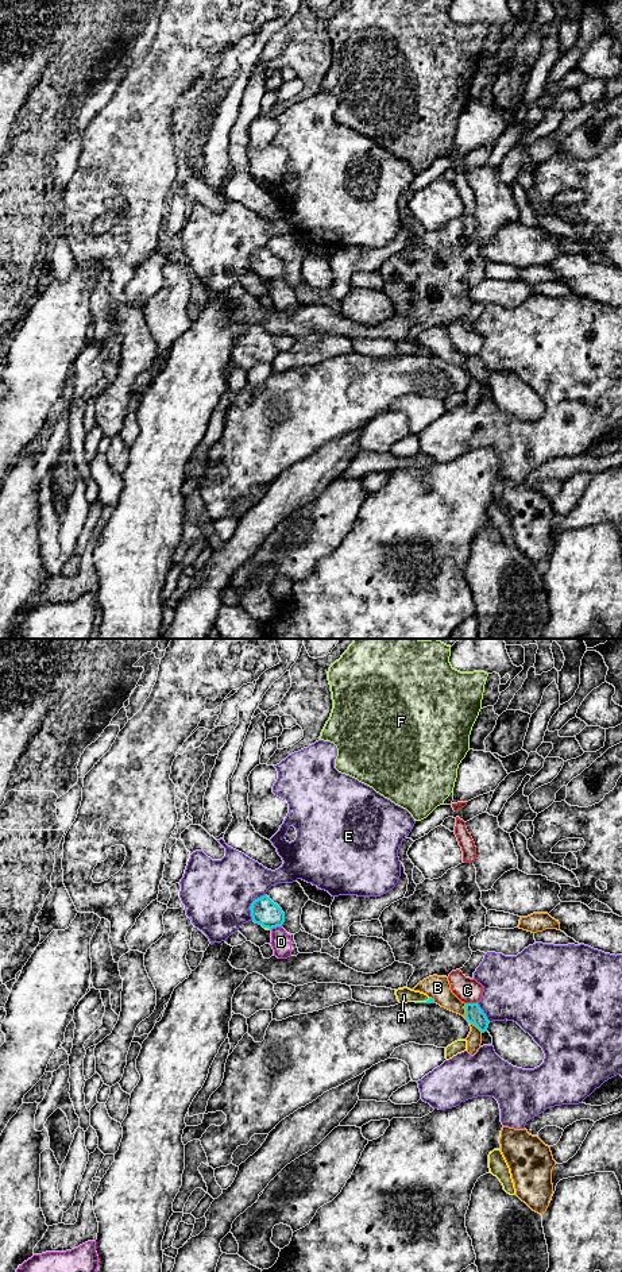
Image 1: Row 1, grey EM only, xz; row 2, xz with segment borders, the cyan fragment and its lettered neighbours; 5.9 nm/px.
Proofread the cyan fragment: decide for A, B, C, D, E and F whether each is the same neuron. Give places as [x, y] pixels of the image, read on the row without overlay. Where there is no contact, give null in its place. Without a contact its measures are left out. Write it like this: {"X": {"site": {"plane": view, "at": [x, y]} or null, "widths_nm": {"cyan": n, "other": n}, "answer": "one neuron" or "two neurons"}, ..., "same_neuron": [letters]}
{"A": {"site": {"plane": "xz", "at": [422, 354]}, "widths_nm": {"cyan": 30, "other": 90}, "answer": "two neurons"}, "B": {"site": {"plane": "xz", "at": [466, 363]}, "widths_nm": {"cyan": 110, "other": 140}, "answer": "two neurons"}, "C": {"site": {"plane": "xz", "at": [471, 355]}, "widths_nm": {"cyan": 110, "other": 150}, "answer": "two neurons"}, "D": {"site": {"plane": "xz", "at": [275, 278]}, "widths_nm": {"cyan": 160, "other": 120}, "answer": "two neurons"}, "E": {"site": {"plane": "xz", "at": [251, 257]}, "widths_nm": {"cyan": 160, "other": 420}, "answer": "two neurons"}, "F": {"site": {"plane": "xz", "at": [267, 278]}, "widths_nm": {"cyan": 160, "other": 20}, "answer": "two neurons"}, "same_neuron": []}

